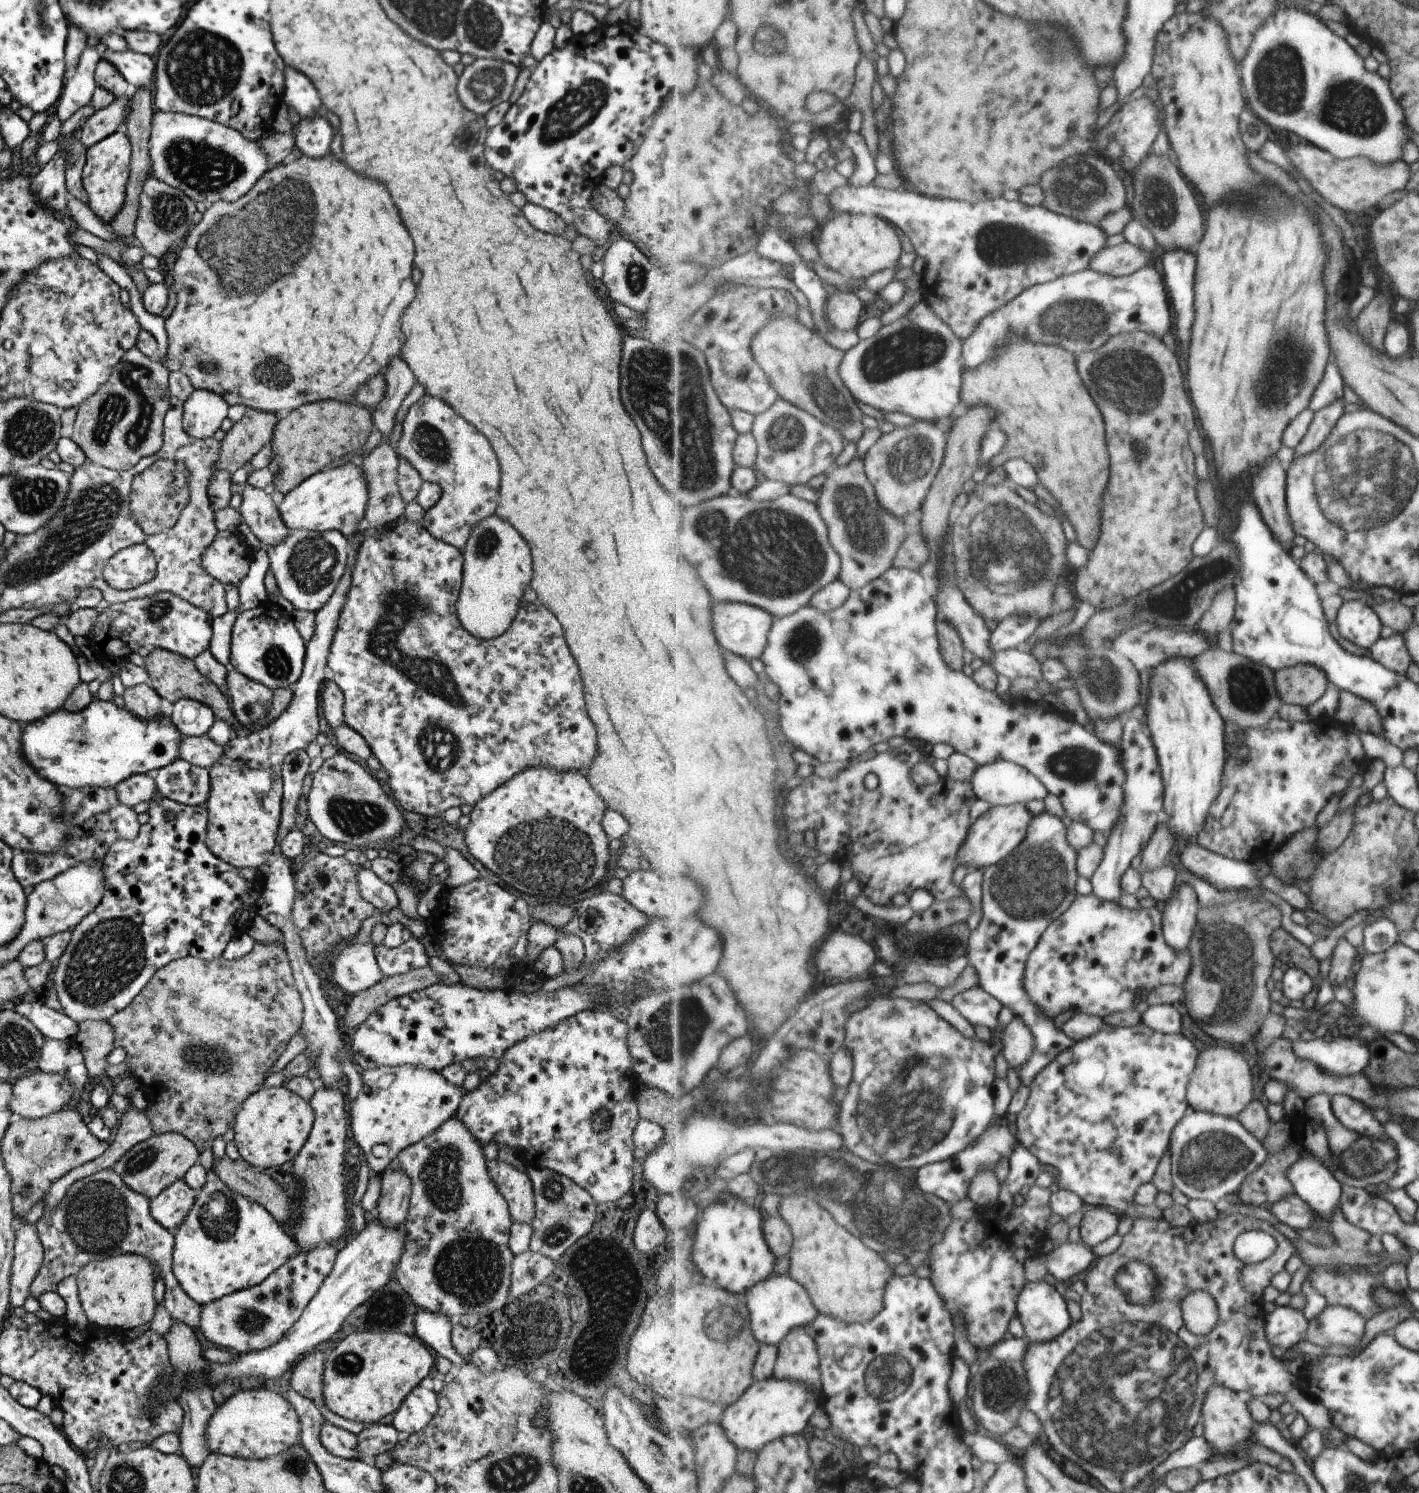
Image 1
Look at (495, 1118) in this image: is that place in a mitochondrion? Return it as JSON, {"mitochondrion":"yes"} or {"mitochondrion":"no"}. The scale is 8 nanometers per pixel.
{"mitochondrion":"no"}

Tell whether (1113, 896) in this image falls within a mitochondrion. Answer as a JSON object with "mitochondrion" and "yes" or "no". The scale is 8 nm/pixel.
{"mitochondrion":"no"}

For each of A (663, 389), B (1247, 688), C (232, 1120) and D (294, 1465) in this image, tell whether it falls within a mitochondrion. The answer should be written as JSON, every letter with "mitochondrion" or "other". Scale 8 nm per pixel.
{"A":"mitochondrion","B":"mitochondrion","C":"other","D":"mitochondrion"}

